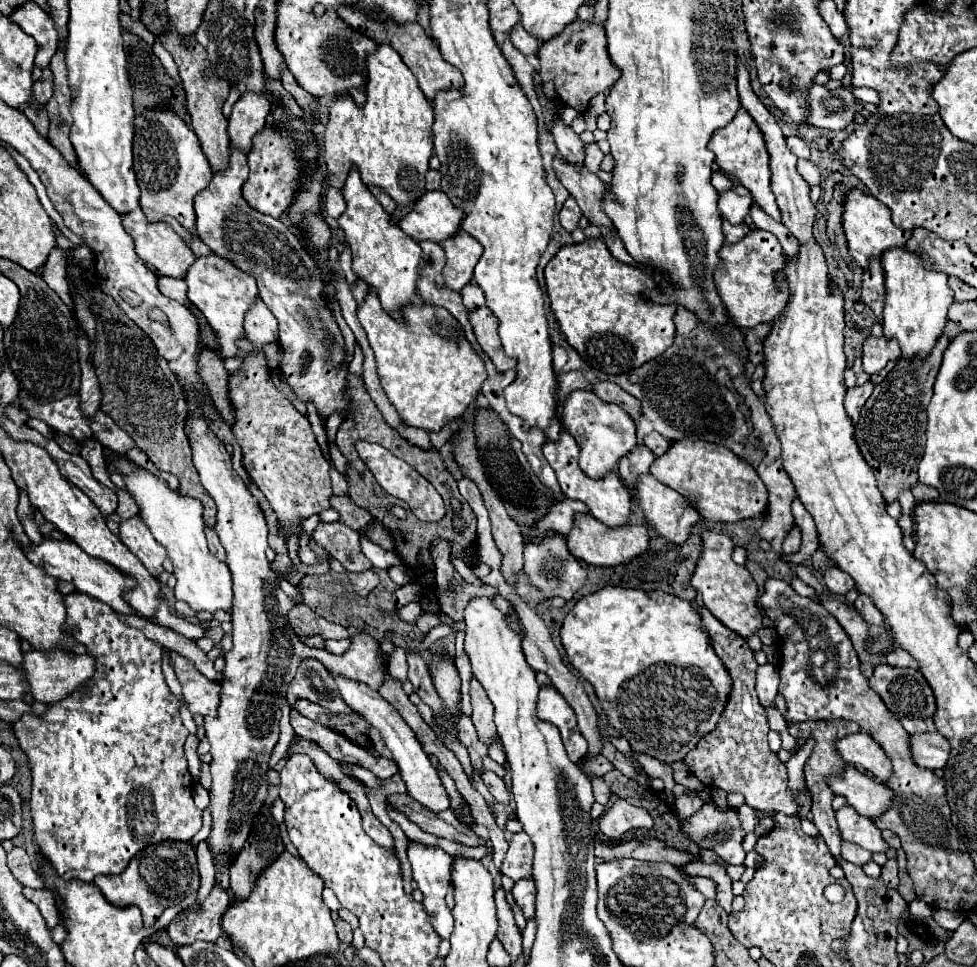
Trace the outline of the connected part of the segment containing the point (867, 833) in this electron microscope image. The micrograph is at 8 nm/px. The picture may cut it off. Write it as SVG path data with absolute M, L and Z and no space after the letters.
M844 806L836 810L836 820L840 824L844 842L858 844L870 852L888 852L890 846L882 838L882 832L872 818L860 816L856 810L852 810L852 806Z

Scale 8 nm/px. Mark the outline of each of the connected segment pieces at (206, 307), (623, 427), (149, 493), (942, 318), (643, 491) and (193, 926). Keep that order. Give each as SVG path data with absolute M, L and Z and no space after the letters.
M216 254L198 258L184 280L188 284L188 300L206 316L212 332L216 334L220 358L234 358L238 354L238 340L244 338L244 316L258 298L256 280Z
M576 390L566 398L562 406L562 424L580 444L580 468L596 480L614 472L620 458L636 448L636 426L632 418L618 404L604 402L588 390Z
M114 458L120 474L126 480L126 486L134 500L140 506L140 516L148 524L150 532L156 536L160 544L166 546L168 556L174 562L174 576L178 580L174 592L176 600L186 602L194 612L232 612L232 574L224 562L220 562L214 554L210 554L204 536L204 520L202 520L202 504L200 500L180 496L176 490L168 488L164 480L152 476L150 472L138 470L136 466L124 462L122 458Z
M888 248L880 256L886 280L886 300L882 328L886 338L896 338L902 350L902 356L926 356L936 344L938 336L944 330L948 308L952 306L952 288L948 286L948 276L942 270L932 270L918 252L908 248Z
M652 474L642 476L638 480L638 508L644 512L648 524L664 538L668 538L674 544L686 544L690 530L696 522L702 520L700 512L688 502L686 496L682 496L680 492L674 492L670 486L664 486L662 482L658 482Z
M214 886L208 898L202 902L198 912L188 914L182 920L174 920L168 924L168 936L174 944L192 944L196 940L216 942L222 936L222 916L230 906L228 892L220 886Z

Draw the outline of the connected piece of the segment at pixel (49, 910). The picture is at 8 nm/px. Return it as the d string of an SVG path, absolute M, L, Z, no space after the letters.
M24 888L22 894L24 894L30 902L34 902L34 904L38 906L38 910L40 910L40 914L44 916L48 928L54 928L54 926L60 922L60 912L58 912L58 908L56 908L56 902L54 902L54 896L52 896L50 890L46 890L46 888L42 888L42 890Z

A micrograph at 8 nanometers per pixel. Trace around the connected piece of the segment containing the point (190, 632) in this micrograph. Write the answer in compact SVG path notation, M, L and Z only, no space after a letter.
M166 602L160 606L160 612L156 612L156 622L162 624L162 626L166 626L166 628L172 628L172 630L180 632L186 638L202 638L204 630L208 630L208 622L198 624L198 622L190 622L186 618L170 614Z

